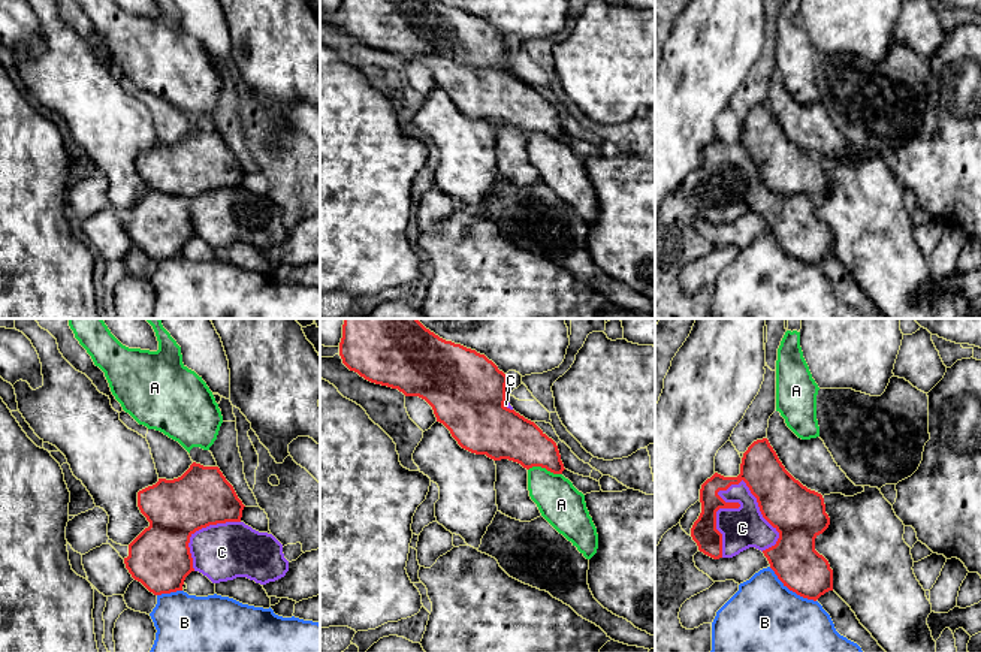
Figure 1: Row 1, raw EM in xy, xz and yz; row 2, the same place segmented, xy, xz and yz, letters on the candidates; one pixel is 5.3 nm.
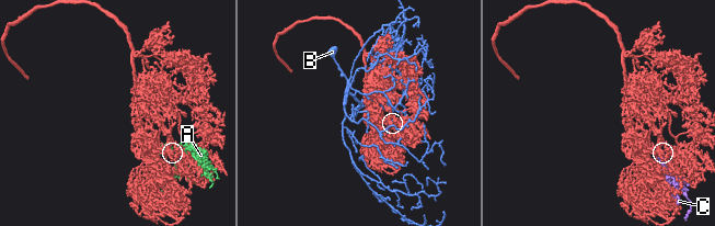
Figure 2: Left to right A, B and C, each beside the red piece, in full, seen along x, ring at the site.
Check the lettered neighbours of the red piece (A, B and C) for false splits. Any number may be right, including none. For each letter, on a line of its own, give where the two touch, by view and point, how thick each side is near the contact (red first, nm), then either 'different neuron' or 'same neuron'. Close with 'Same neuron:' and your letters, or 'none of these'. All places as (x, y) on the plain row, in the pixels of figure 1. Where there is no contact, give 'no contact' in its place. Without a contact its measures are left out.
A: xz (545, 132) | 240/240 nm | different neuron
B: yz (791, 254) | 260/480 nm | different neuron
C: yz (729, 172) | 220/220 nm | same neuron
Same neuron: C

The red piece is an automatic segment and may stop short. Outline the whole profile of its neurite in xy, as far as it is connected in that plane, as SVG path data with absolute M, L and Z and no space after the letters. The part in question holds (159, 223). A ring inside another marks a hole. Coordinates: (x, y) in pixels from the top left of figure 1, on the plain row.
M193 127L178 144L159 144L156 150L138 157L138 172L150 191L129 209L129 221L124 223L124 229L132 242L154 260L182 256L184 245L191 236L202 238L212 248L247 242L260 250L275 247L289 236L283 209L272 199L259 197L241 185L245 170L218 132Z

